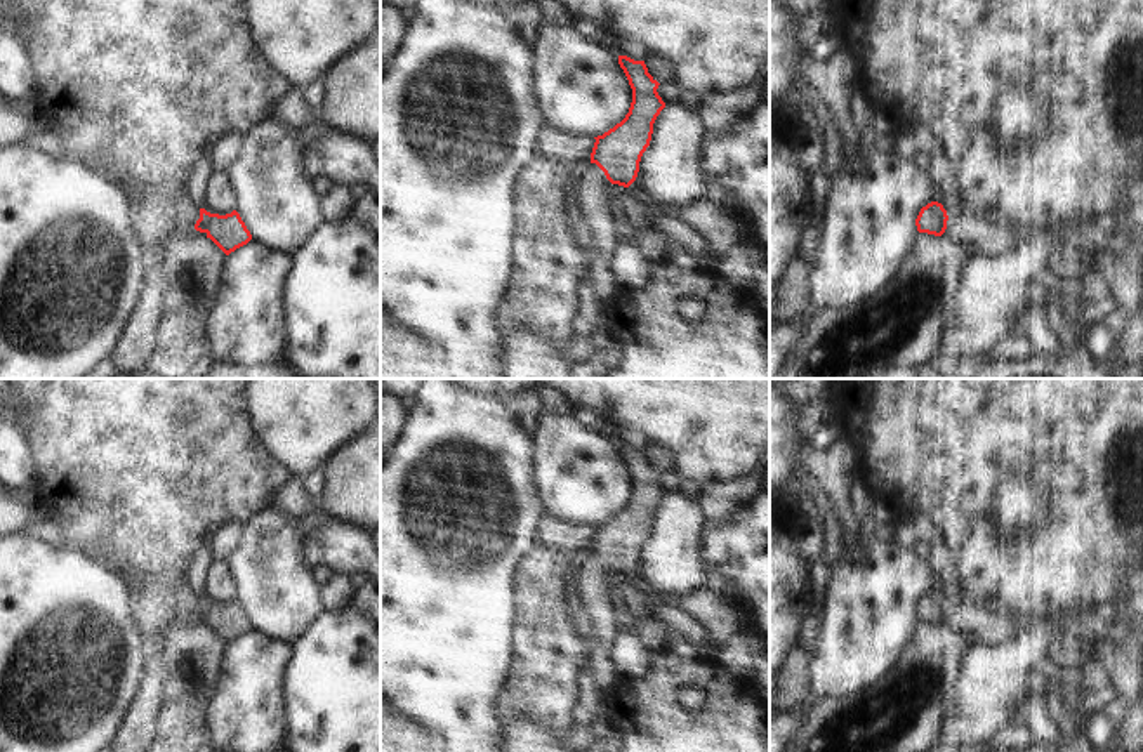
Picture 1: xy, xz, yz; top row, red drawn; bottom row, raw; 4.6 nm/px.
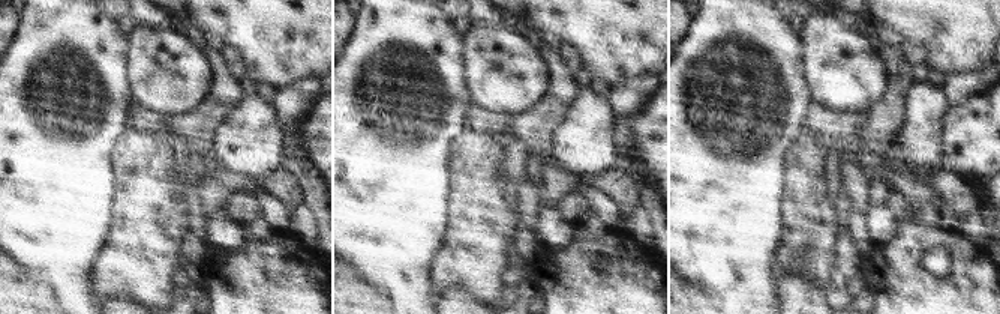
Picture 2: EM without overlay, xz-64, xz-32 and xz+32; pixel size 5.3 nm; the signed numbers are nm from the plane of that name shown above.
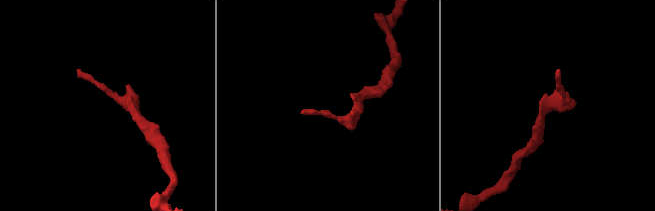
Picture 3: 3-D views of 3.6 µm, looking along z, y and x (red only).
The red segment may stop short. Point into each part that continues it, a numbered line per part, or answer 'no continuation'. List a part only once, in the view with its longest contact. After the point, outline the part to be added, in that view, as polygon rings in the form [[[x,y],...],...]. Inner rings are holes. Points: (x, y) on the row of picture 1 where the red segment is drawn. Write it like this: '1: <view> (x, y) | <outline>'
1: xz (593, 190) | [[[596,163],[578,168],[578,172],[577,214],[584,221],[594,254],[610,267],[611,255],[618,245],[615,221],[608,208],[608,188],[611,182]]]

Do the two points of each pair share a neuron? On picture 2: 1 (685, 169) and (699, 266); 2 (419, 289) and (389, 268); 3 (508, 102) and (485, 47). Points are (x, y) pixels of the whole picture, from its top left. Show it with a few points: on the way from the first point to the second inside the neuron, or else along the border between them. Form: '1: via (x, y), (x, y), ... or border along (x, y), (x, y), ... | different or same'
1: via (699, 193), (699, 242) | same
2: via (411, 286), (396, 271) | same
3: via (508, 89), (508, 75), (497, 60) | same

